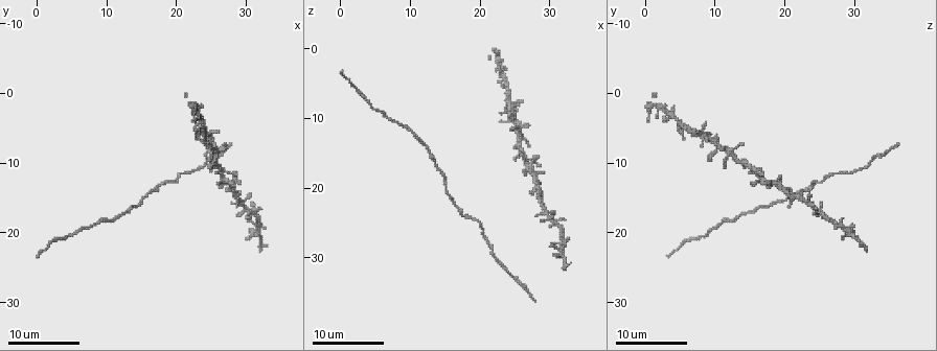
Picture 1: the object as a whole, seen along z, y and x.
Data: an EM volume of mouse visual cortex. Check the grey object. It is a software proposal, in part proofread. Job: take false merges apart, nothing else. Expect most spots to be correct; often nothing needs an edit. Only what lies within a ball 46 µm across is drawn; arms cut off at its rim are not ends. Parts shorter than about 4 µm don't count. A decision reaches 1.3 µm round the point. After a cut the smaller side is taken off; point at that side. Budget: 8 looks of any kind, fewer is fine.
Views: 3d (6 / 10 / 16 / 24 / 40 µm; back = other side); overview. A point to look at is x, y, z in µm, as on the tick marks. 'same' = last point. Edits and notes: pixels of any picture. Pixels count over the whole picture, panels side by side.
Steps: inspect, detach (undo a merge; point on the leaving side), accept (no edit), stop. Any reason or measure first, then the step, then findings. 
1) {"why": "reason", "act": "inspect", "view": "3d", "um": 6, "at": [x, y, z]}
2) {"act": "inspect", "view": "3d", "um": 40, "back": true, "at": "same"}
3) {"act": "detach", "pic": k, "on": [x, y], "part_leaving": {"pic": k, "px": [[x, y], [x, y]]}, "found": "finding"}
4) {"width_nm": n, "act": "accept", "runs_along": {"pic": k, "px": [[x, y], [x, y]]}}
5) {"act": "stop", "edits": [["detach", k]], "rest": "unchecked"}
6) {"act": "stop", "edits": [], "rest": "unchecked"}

{"act": "inspect", "view": "3d", "um": 16, "at": [9.0, 18.5, 10.5]}

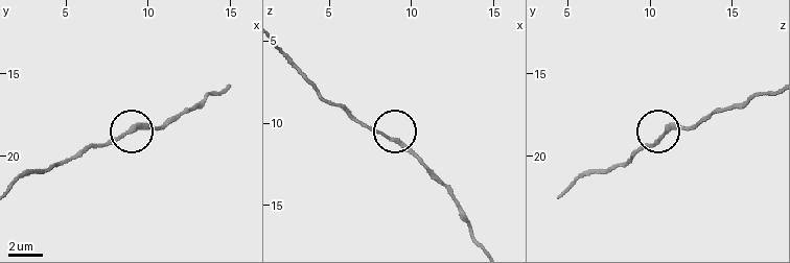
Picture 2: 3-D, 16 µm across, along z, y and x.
{"why": "closer look", "act": "inspect", "view": "3d", "um": 6, "at": [8.8, 18.6, 10.9]}

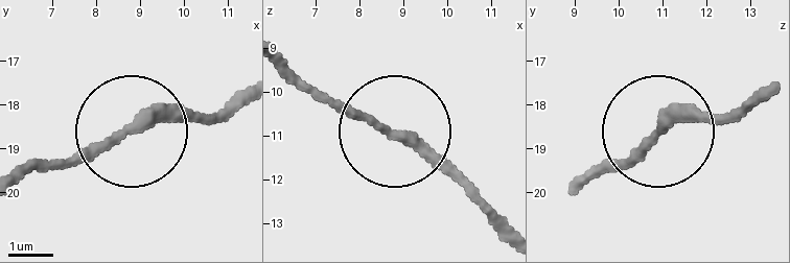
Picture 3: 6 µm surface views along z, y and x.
{"width_nm": 230, "act": "accept", "runs_along": {"pic": 3, "px": [[764, 87], [730, 109], [677, 120], [641, 158], [610, 165]]}, "found": "one neuron here"}

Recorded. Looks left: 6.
{"why": "four or more arms meet", "act": "inspect", "view": "3d", "um": 16, "at": [25.5, 8.5, 12.0]}

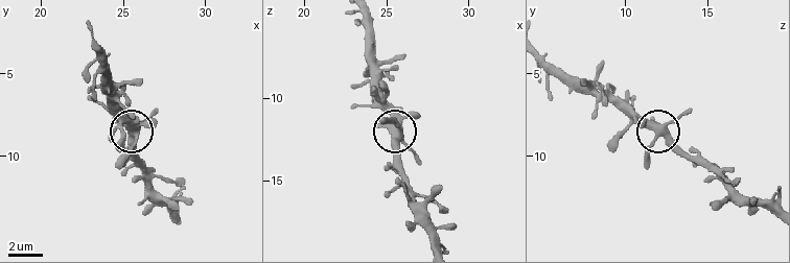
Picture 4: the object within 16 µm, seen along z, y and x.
{"act": "inspect", "view": "3d", "um": 6, "at": [25.7, 8.5, 11.9]}

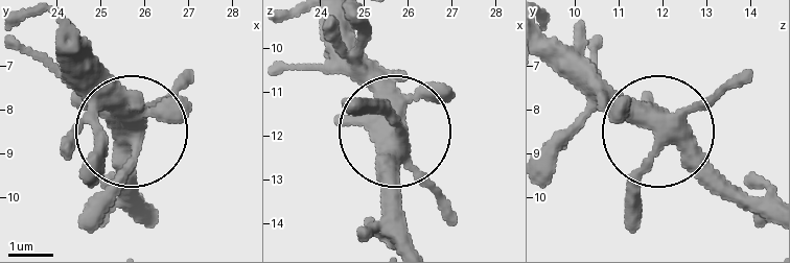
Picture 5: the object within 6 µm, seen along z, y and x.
{"act": "accept", "found": "one neuron here"}

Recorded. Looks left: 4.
{"act": "inspect", "view": "3d", "um": 10, "at": [12.5, 17.5, 14.5]}

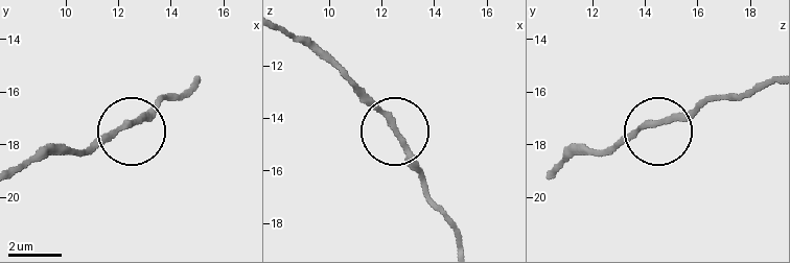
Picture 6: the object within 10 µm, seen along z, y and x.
{"act": "accept", "runs_along": {"pic": 6, "px": [[200, 75], [88, 153]]}, "found": "continuous, no second neuron"}

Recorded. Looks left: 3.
{"act": "inspect", "view": "3d", "um": 16, "at": [20.0, 12.5, 25.0]}

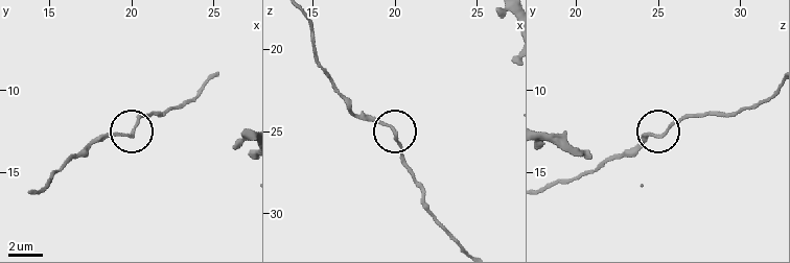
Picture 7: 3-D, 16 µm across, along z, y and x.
{"act": "accept", "found": "all the same neuron"}

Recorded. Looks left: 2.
{"act": "stop", "edits": [], "rest": "unchecked"}

